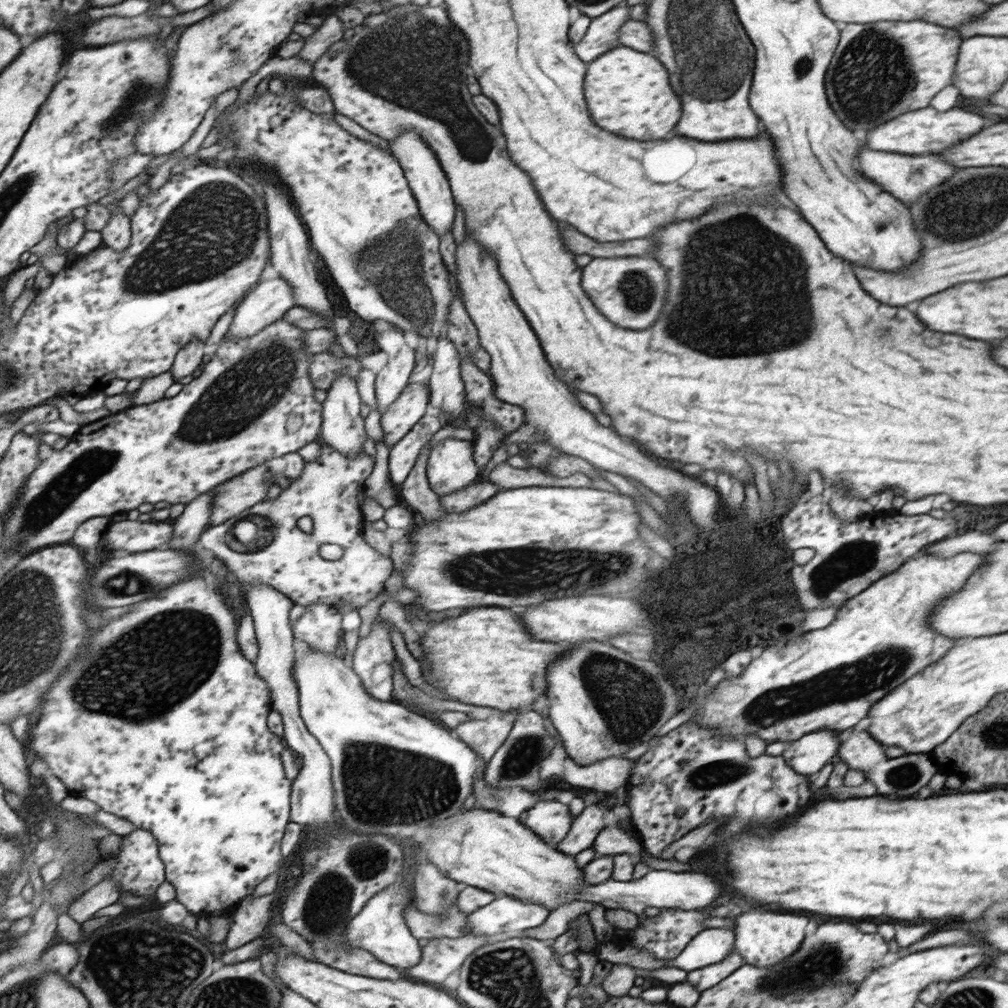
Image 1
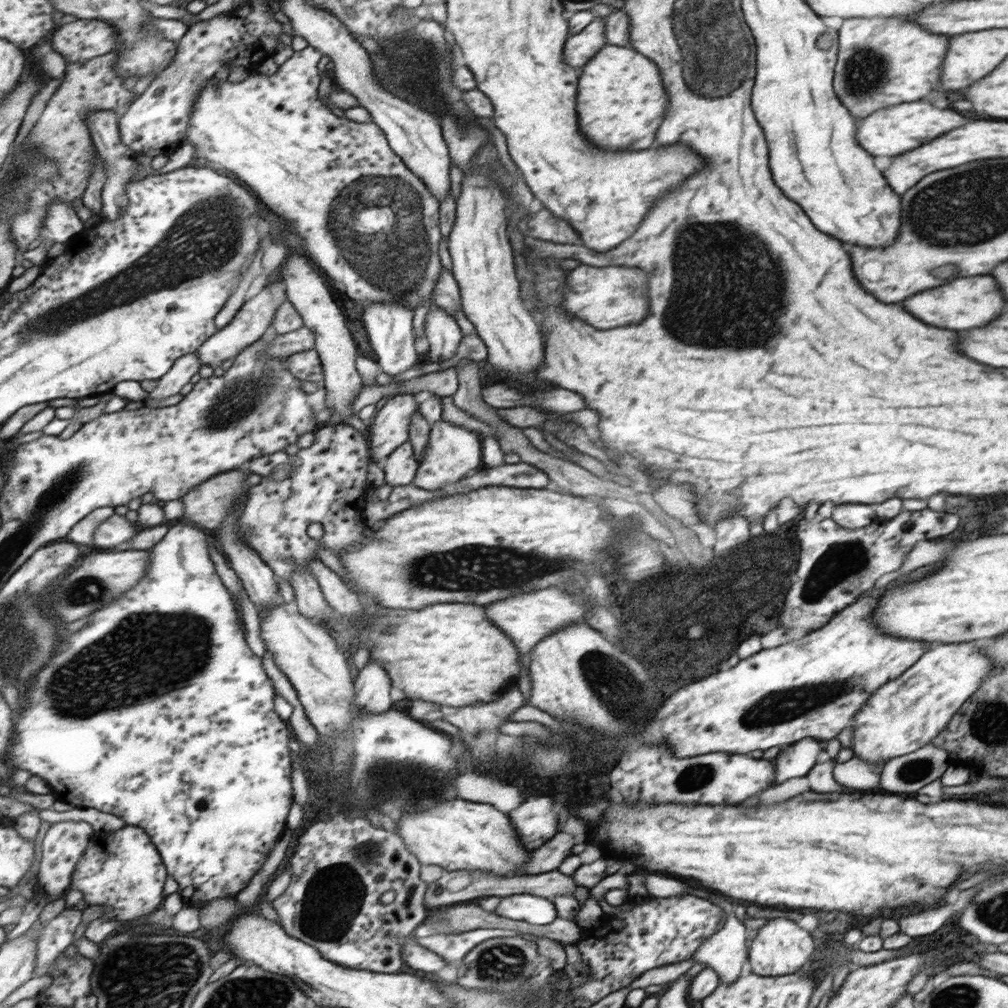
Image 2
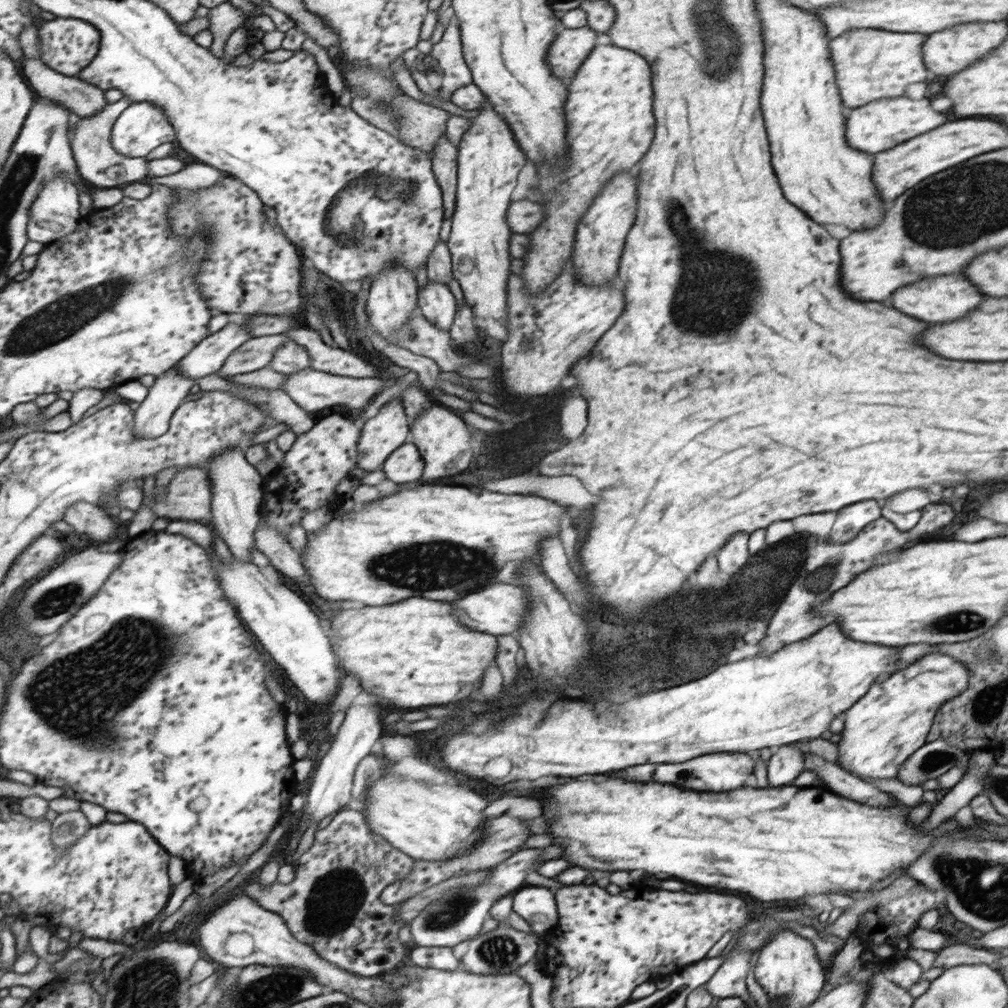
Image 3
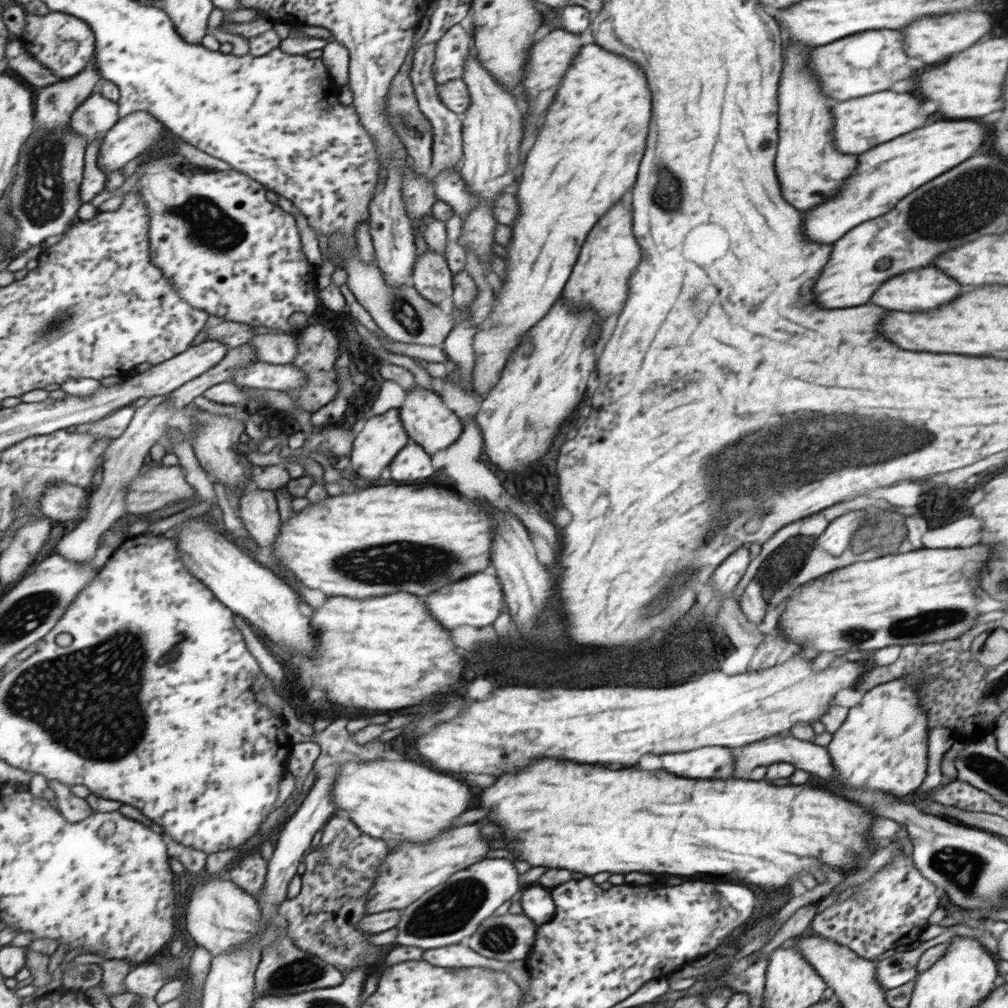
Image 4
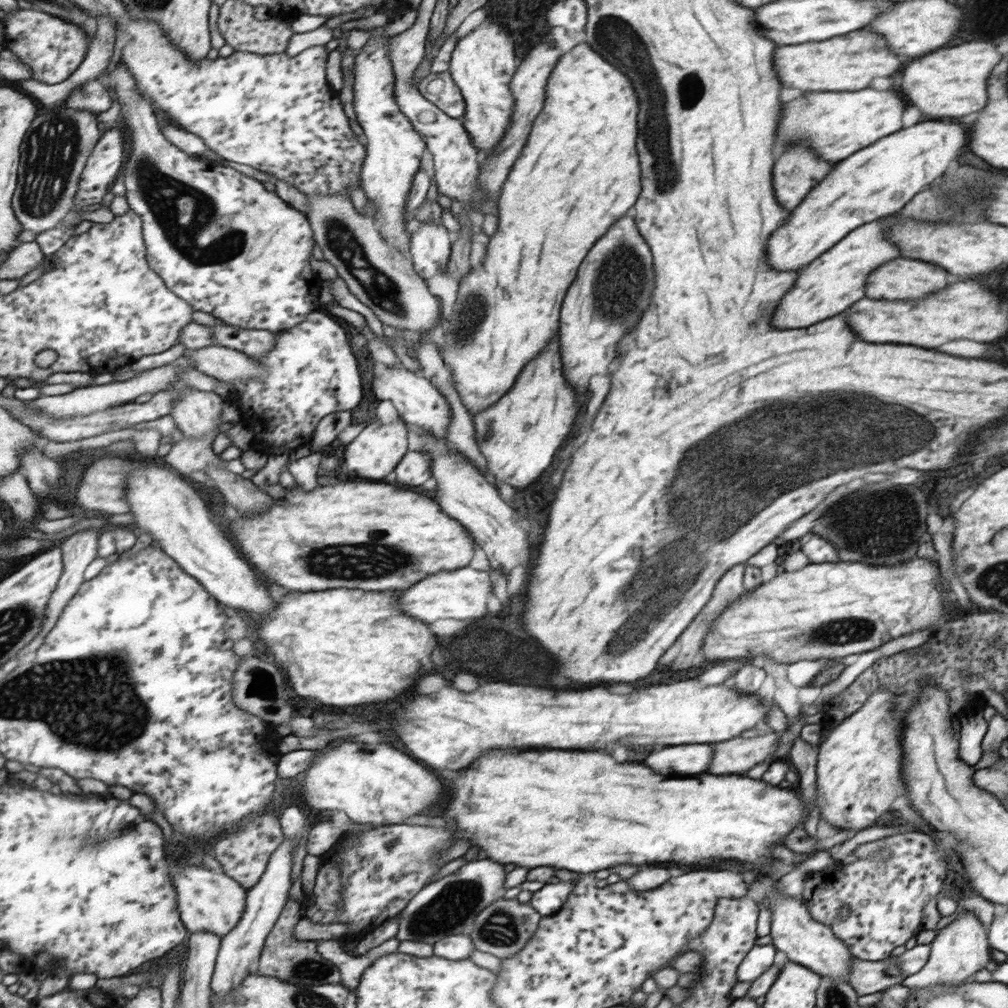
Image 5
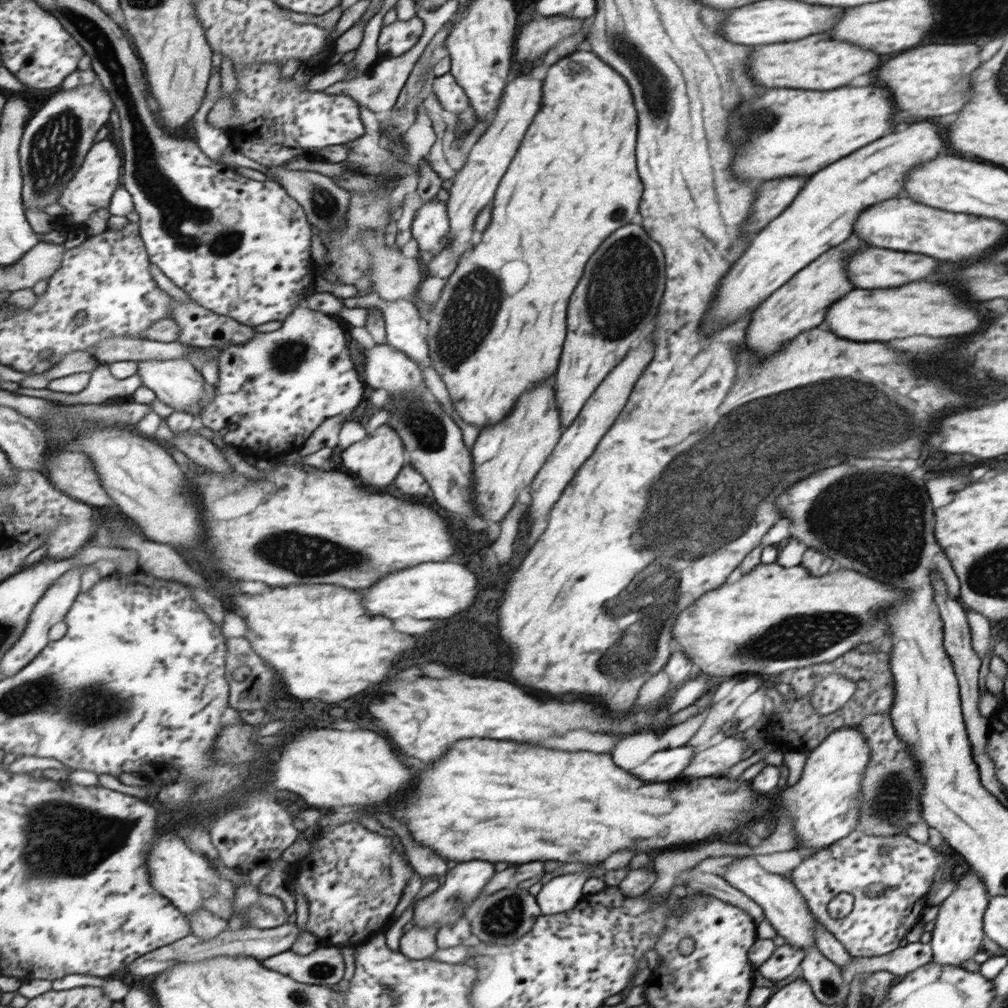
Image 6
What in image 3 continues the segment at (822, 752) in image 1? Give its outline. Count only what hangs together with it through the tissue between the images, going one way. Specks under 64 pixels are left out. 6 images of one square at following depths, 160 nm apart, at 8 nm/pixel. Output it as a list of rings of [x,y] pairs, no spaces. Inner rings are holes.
[[[781,746],[767,762],[767,788],[785,786],[804,770],[803,752],[796,746]]]

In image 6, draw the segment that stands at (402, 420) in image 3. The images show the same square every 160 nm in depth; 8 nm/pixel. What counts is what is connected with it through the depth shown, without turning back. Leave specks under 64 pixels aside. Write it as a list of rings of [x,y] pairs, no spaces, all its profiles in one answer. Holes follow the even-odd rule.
[[[379,426],[359,442],[354,442],[351,446],[344,448],[341,456],[343,456],[343,464],[347,468],[347,474],[357,479],[360,484],[365,484],[373,490],[381,490],[383,486],[387,486],[393,478],[398,476],[401,466],[403,466],[403,447],[396,430],[389,426]]]

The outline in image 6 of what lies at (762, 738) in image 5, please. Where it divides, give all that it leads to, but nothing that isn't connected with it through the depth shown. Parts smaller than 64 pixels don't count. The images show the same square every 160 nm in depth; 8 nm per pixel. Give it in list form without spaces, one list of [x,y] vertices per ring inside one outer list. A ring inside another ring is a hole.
[[[726,735],[725,738],[713,745],[707,747],[707,750],[701,750],[694,753],[691,766],[681,774],[681,780],[693,780],[707,776],[709,778],[715,775],[726,774],[727,771],[737,764],[743,758],[746,746],[737,740],[737,736]]]

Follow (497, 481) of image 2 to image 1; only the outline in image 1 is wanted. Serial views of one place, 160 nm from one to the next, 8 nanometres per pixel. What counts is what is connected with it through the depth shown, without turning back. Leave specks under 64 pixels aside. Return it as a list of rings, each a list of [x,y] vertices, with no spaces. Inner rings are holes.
[[[478,479],[477,482],[472,482],[465,489],[437,498],[446,514],[463,513],[469,508],[487,501],[489,496],[494,496],[497,492],[499,492],[499,488],[493,483]]]

